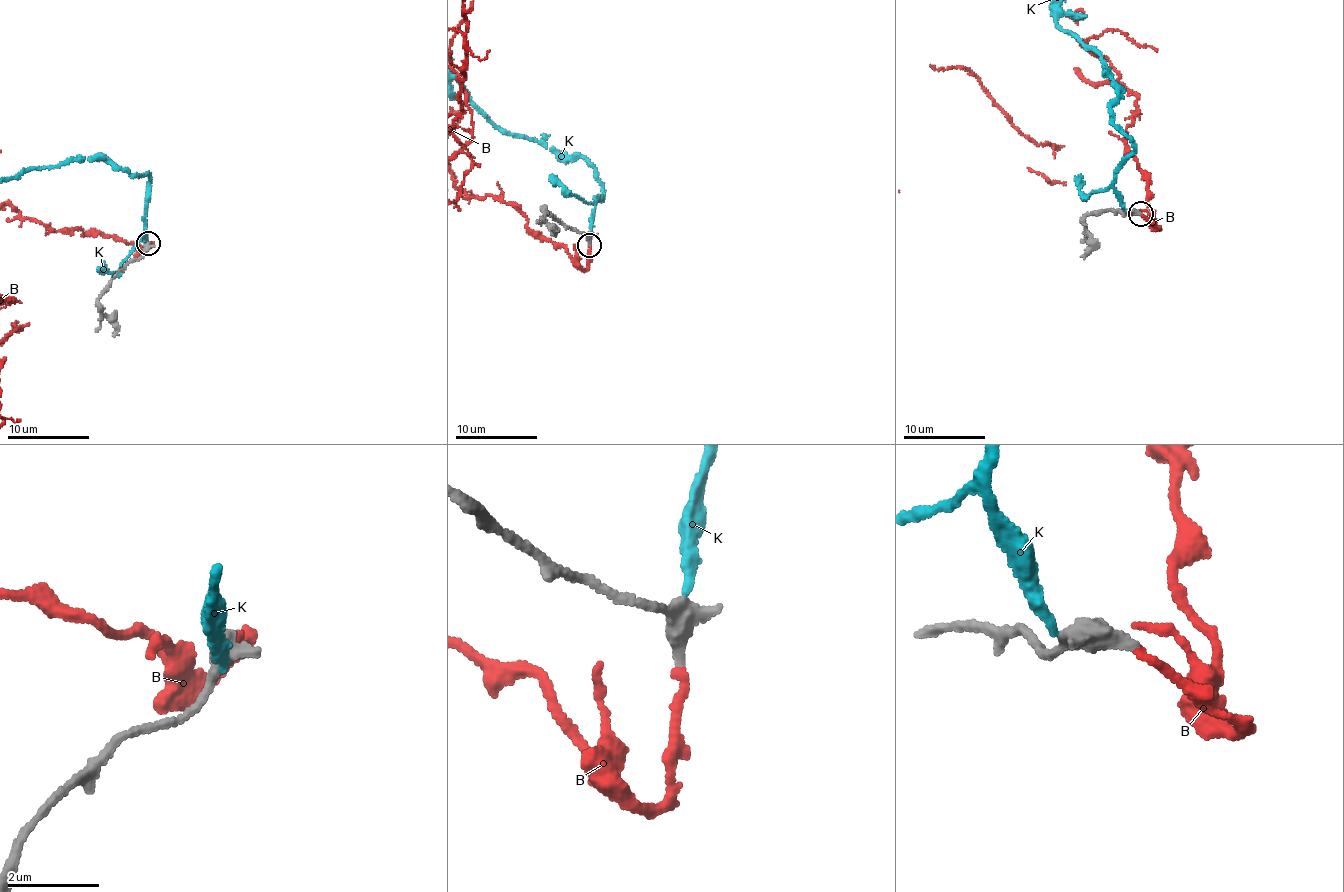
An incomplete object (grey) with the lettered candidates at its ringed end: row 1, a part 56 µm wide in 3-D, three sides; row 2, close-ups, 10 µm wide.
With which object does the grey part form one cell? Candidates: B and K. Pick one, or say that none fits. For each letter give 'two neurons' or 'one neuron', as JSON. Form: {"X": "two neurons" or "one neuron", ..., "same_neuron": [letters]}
{"B": "one neuron", "K": "two neurons", "same_neuron": ["B"]}

